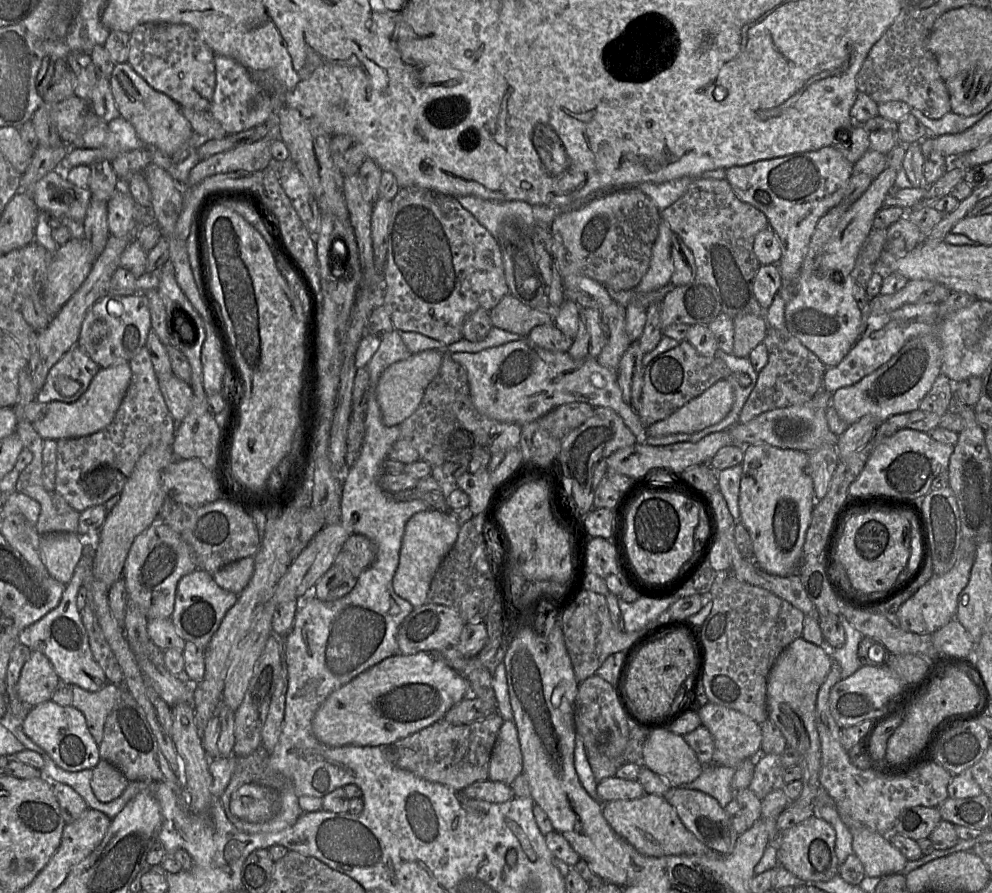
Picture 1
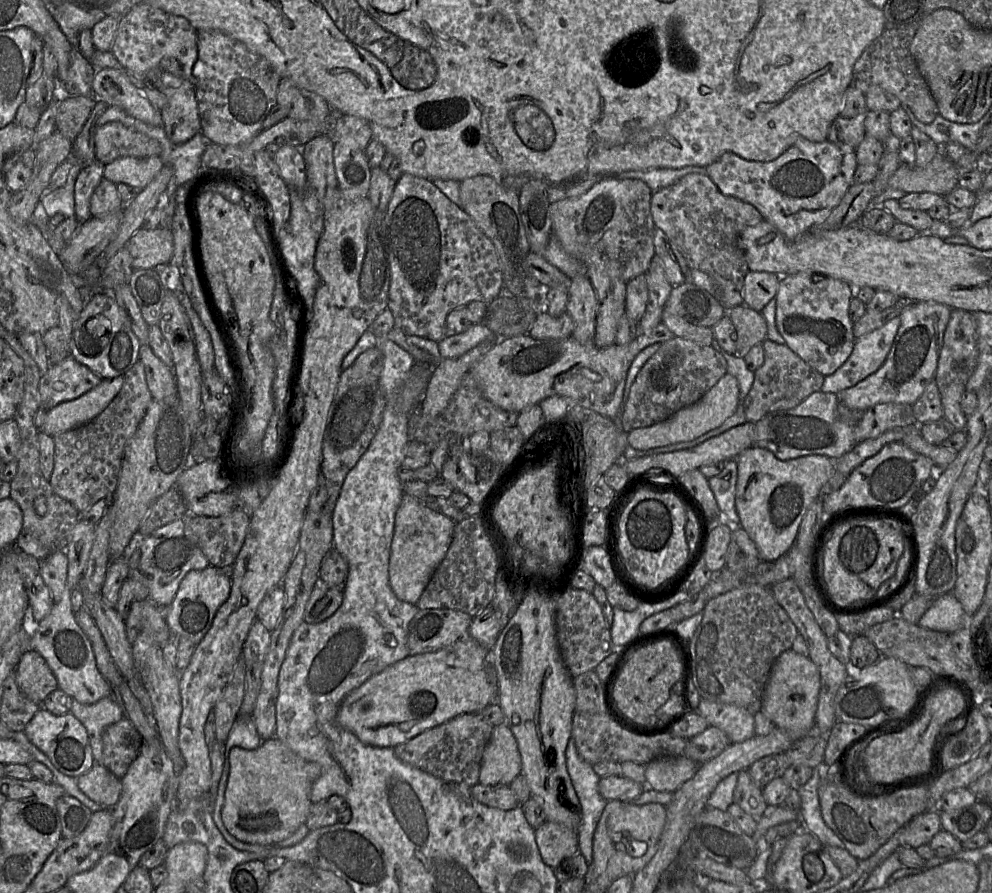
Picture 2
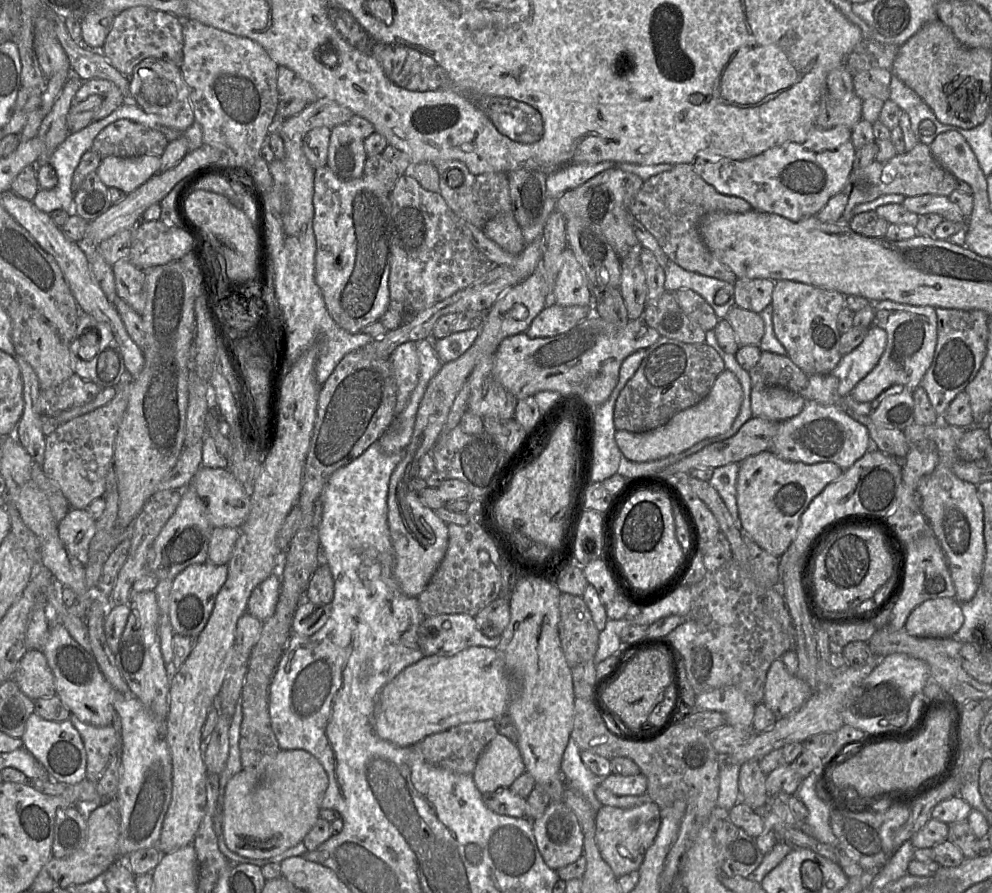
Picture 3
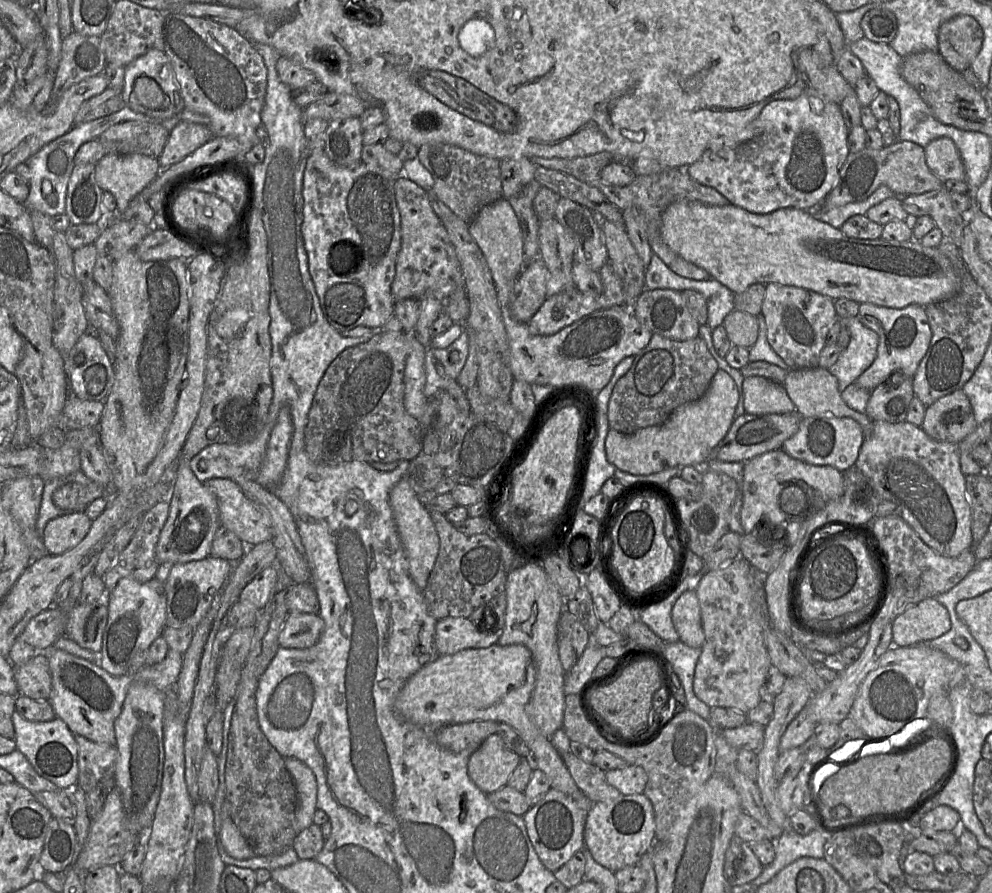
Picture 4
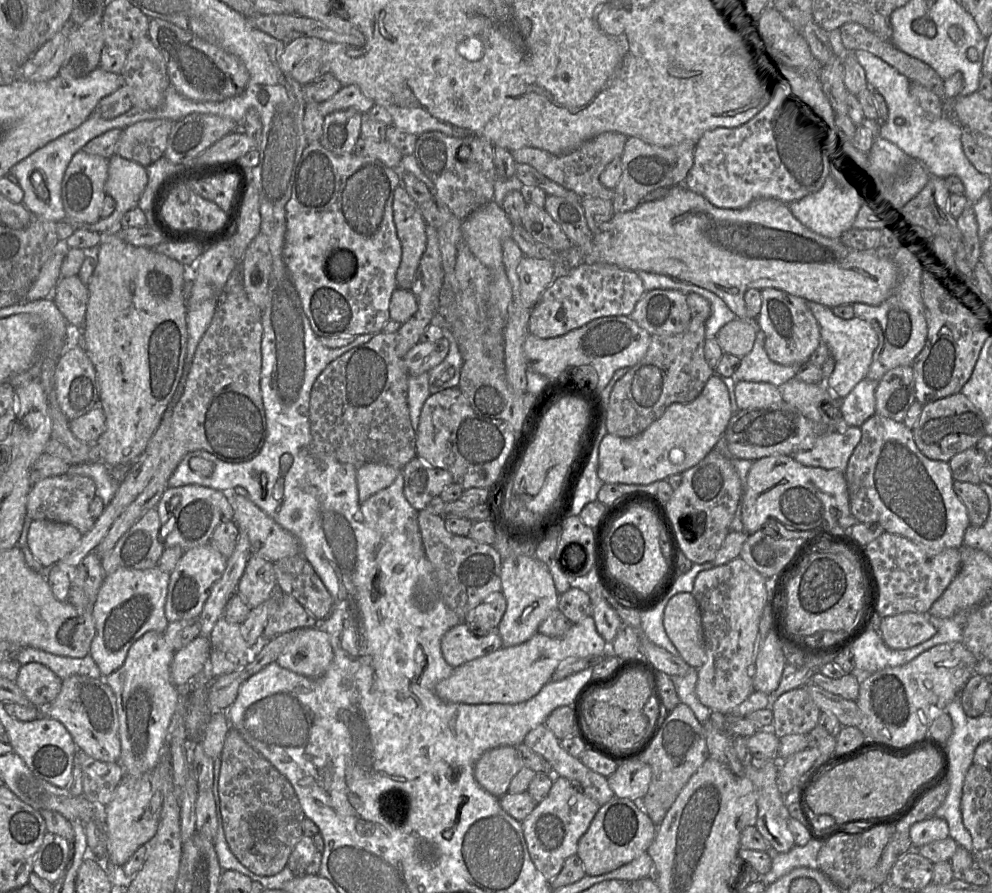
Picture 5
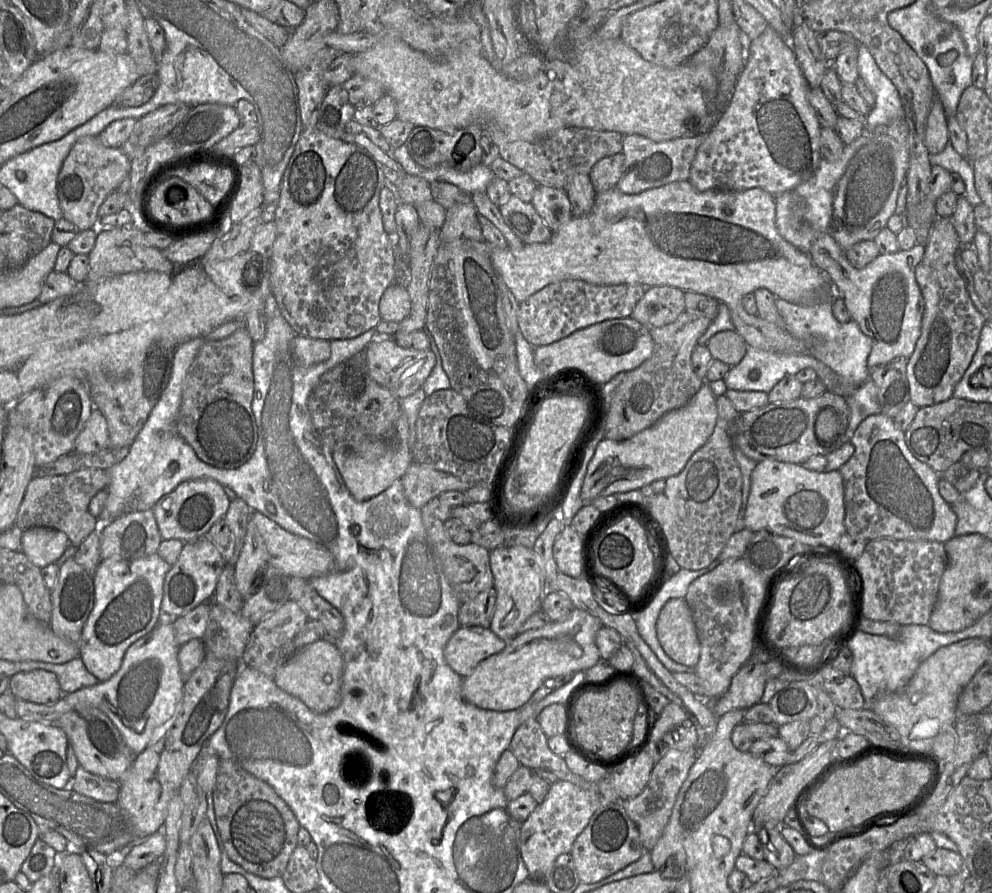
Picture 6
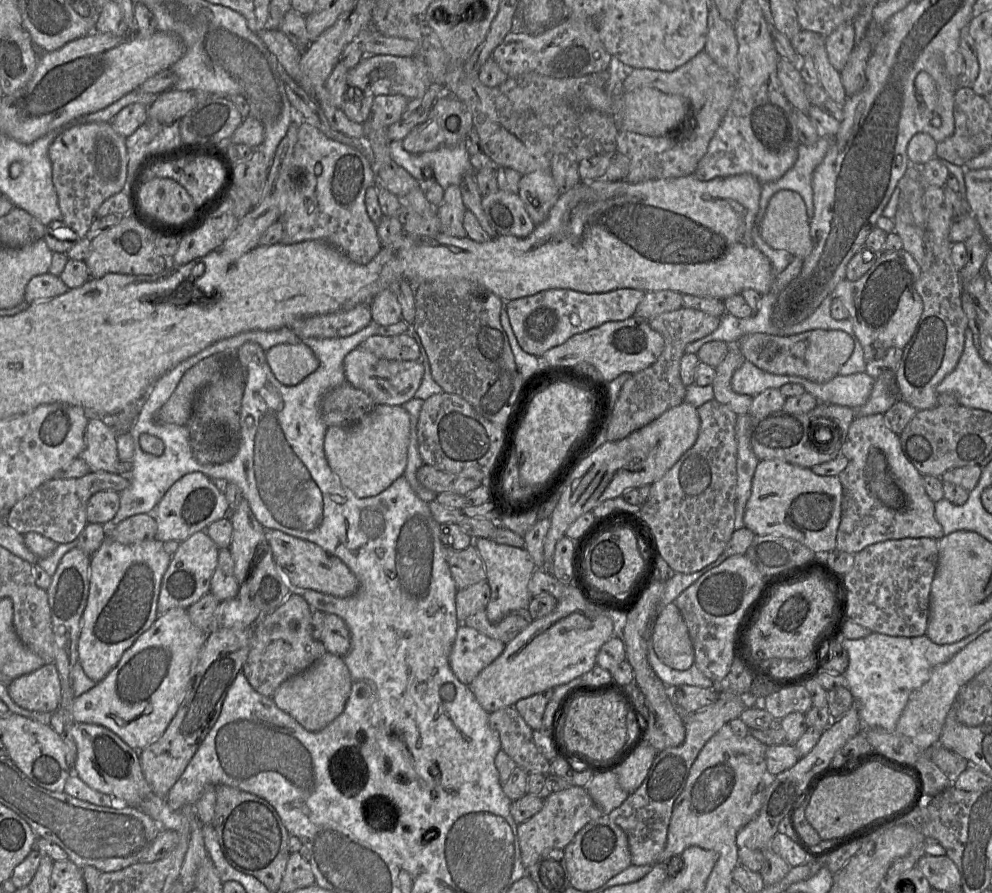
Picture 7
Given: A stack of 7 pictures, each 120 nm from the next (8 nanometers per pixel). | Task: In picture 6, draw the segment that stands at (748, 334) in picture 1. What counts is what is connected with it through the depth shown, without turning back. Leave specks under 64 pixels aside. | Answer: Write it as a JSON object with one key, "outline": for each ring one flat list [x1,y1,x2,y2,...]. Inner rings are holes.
{"outline":[[735,330,718,332,706,343,713,359,720,360,729,366,739,363,747,351,747,344]]}

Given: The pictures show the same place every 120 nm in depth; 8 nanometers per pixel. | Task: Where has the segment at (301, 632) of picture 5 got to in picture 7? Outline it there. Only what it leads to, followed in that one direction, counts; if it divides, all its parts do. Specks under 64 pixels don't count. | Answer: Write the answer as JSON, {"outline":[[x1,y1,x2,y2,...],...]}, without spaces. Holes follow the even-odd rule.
{"outline":[[326,652,310,668,284,681,273,699,279,709,293,717,306,730,318,732,344,711,350,692,351,676,344,657]]}

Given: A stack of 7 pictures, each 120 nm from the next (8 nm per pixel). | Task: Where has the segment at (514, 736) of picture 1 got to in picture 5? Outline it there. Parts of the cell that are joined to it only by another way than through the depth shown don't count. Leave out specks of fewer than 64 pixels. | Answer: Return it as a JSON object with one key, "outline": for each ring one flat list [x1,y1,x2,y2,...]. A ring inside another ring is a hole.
{"outline":[[501,746,486,751,474,765,474,778,489,794,500,798,508,793,513,777,522,768,513,746]]}

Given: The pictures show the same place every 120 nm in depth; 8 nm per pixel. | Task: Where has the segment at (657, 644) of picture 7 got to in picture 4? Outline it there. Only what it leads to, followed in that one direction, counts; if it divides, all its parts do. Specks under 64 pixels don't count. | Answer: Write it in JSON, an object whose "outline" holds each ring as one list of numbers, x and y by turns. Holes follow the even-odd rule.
{"outline":[[686,591,679,597,673,606,671,617,681,642,692,648,703,647,705,634,695,591]]}

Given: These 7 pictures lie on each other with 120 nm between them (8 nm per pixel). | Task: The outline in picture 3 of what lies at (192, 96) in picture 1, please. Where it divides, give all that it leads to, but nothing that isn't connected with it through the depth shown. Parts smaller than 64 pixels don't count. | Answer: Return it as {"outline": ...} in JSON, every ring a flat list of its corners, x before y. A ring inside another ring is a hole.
{"outline":[[133,6,114,17,101,52,108,62,125,76,143,59,154,57,180,67,183,60,183,19,147,6]]}

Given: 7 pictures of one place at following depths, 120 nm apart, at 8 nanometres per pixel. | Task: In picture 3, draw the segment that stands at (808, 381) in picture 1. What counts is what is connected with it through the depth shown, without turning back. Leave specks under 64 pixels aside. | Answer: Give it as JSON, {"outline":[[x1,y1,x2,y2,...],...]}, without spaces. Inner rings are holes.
{"outline":[[761,351,758,363,748,371,751,388,779,386,800,393,807,386,808,375,787,355]]}

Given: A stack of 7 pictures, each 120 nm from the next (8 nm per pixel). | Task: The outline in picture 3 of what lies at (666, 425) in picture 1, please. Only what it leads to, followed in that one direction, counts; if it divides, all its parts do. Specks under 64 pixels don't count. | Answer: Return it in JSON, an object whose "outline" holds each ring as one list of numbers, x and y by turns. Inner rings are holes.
{"outline":[[723,370,716,378,707,396,696,405,675,414,666,424,653,430,634,433,625,430,615,432,615,441,625,458,642,463,679,454,696,443,716,437,728,431,736,419,743,400,743,390,735,374]]}

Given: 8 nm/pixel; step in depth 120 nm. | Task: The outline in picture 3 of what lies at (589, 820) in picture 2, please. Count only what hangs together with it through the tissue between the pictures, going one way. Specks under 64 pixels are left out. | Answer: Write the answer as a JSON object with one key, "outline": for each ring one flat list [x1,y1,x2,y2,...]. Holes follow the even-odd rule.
{"outline":[[570,736,562,757,561,773,566,786,582,795,596,813,602,807,595,796,595,789,600,784,600,778,582,762,580,751,575,740]]}

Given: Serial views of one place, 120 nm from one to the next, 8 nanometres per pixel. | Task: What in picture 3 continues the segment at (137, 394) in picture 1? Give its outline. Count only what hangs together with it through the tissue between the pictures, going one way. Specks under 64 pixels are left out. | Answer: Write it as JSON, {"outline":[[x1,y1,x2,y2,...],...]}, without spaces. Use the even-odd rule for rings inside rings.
{"outline":[[126,371,122,375,120,382,115,386,115,397,108,404,60,424,46,437,45,456,41,465,42,470,60,488,63,495,69,501,71,508,87,509,92,501,102,497,105,493,107,473,113,466,115,438,127,409,133,381,133,375]]}

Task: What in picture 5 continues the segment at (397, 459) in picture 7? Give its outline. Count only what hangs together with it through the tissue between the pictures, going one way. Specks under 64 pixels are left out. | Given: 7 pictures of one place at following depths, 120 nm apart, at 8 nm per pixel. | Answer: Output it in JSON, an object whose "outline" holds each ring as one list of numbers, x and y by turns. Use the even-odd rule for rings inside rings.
{"outline":[[368,463,357,467,356,482,360,501,390,486,402,470,382,463]]}

